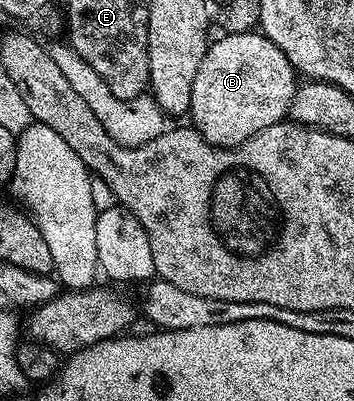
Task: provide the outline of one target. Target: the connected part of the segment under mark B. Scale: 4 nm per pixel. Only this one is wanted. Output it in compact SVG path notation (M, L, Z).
M258 30L236 35L223 33L218 37L220 39L216 43L214 40L208 46L205 57L197 68L197 77L193 77L189 119L201 137L205 137L205 141L214 147L240 147L247 139L269 129L269 125L277 125L288 118L287 109L295 96L297 72L289 57L285 57L285 53Z

